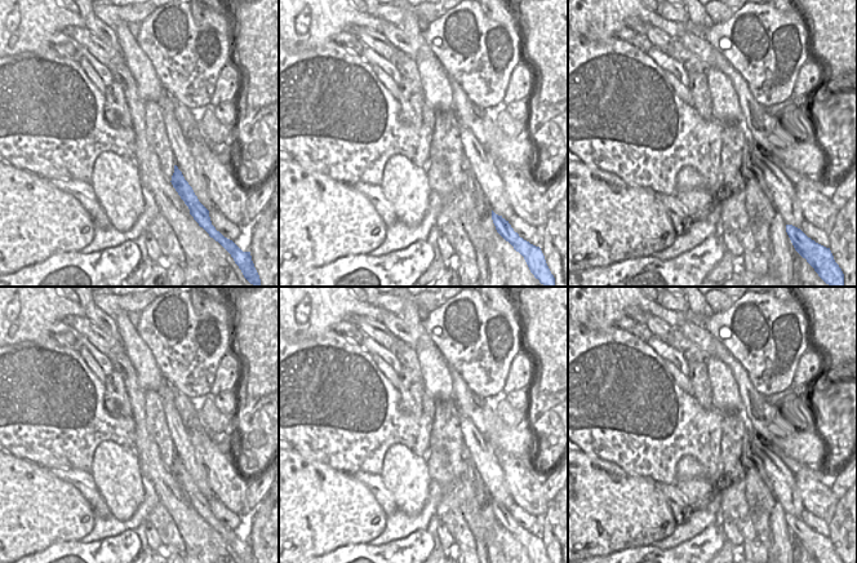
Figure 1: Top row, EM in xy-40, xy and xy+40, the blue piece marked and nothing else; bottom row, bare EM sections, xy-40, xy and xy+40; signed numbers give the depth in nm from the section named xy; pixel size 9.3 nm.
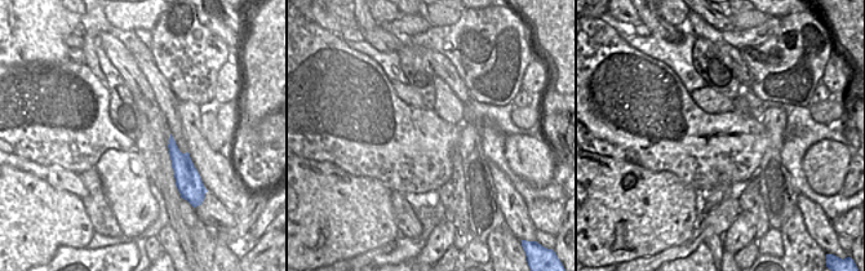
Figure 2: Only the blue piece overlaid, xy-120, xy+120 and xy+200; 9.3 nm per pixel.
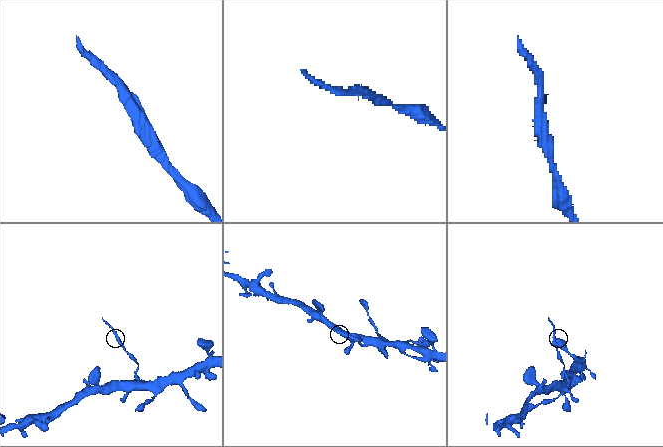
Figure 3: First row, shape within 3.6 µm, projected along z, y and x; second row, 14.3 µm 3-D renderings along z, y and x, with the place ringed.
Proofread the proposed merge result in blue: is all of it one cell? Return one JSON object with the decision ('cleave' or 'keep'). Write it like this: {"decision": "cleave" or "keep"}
{"decision": "cleave"}

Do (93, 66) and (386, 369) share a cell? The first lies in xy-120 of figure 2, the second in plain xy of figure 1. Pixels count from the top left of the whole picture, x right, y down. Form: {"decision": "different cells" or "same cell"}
{"decision": "same cell"}

